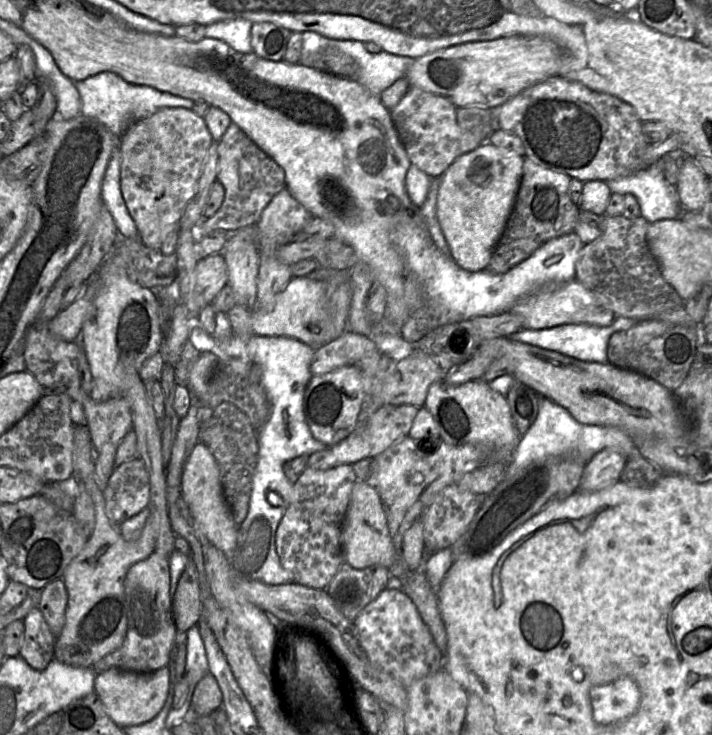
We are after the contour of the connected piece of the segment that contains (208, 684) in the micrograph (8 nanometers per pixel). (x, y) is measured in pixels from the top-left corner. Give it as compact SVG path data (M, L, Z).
M207 673L196 685L190 715L210 715L222 707L222 691L214 675Z

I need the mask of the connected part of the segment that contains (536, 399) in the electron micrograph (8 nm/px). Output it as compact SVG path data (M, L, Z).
M517 380L506 394L505 398L520 435L525 435L536 420L541 397L543 396Z

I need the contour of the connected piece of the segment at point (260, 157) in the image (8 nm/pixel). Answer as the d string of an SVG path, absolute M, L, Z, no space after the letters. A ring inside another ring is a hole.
M231 122L218 141L216 180L224 188L224 199L218 210L200 221L196 231L199 237L213 230L232 233L256 224L272 198L286 187L284 170L260 149L238 125Z

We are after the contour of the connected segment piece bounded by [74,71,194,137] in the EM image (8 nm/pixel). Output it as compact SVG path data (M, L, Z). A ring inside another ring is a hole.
M114 72L98 73L83 80L74 81L80 95L82 114L96 118L102 122L112 133L121 137L133 120L148 118L162 108L183 107L191 109L194 101L168 92L160 91L154 87L133 84Z

